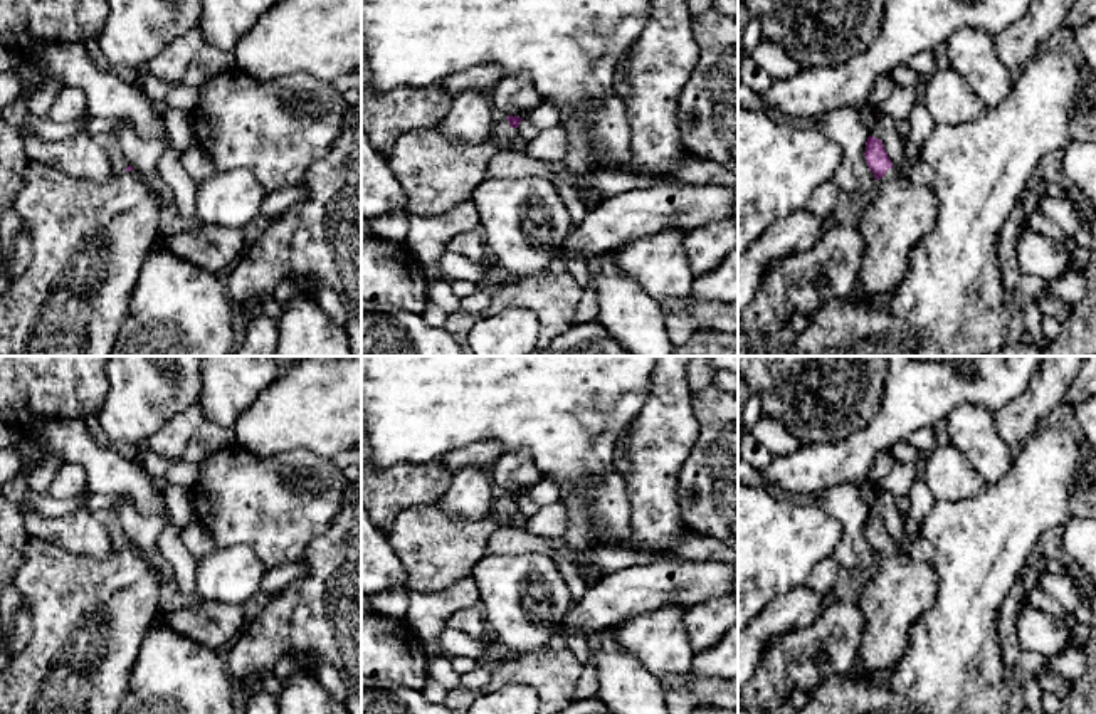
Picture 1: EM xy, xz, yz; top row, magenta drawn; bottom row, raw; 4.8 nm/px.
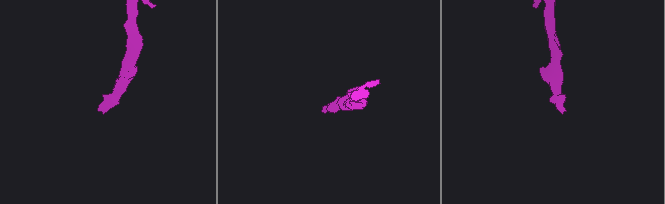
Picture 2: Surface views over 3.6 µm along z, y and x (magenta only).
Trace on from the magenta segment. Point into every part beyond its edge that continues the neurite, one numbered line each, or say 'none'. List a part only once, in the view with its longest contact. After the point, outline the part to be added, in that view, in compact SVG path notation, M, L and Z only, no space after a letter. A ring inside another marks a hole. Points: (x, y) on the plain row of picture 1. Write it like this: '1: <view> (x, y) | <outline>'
1: yz (898, 590) | M889 544L866 580L851 588L866 617L859 662L852 672L884 684L906 650L913 623L933 605L938 575L933 564Z

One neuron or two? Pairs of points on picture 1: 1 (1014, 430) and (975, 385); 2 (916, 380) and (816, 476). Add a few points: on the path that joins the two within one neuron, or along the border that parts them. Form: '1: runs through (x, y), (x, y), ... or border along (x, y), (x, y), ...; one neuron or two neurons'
1: border along (1027, 383), (1021, 393), (994, 412); two neurons
2: runs through (901, 409), (849, 461), (844, 461); one neuron

